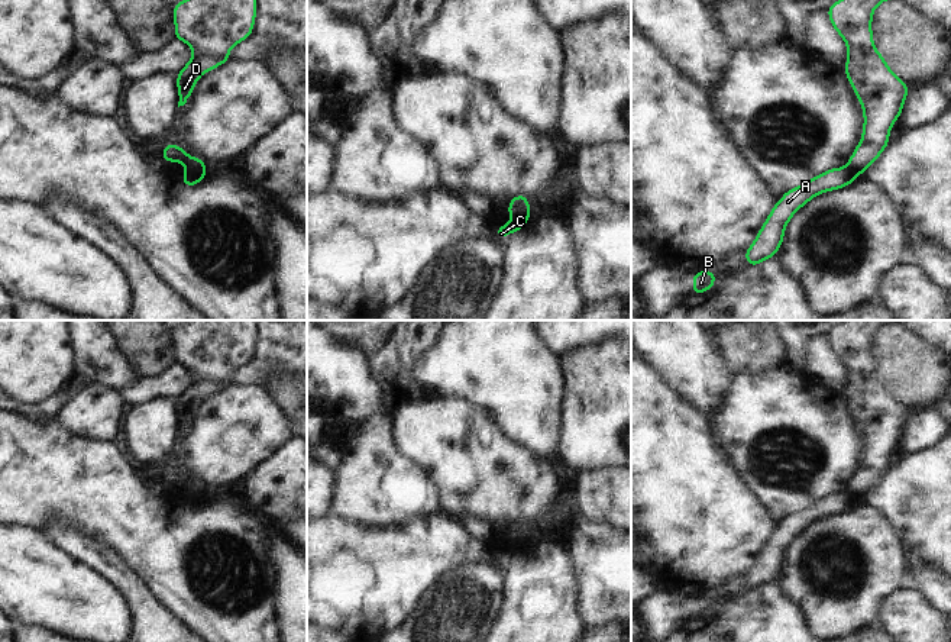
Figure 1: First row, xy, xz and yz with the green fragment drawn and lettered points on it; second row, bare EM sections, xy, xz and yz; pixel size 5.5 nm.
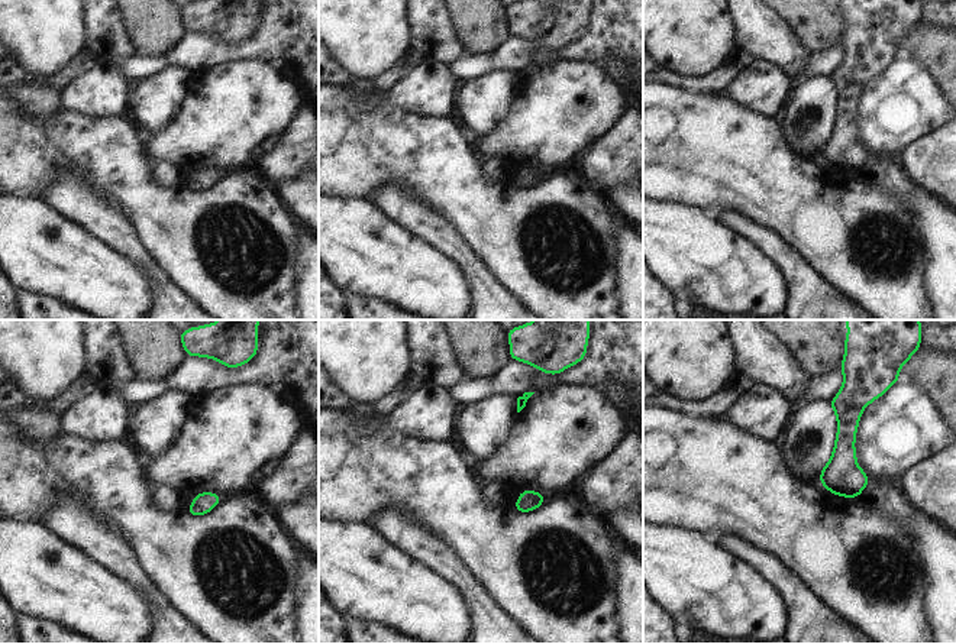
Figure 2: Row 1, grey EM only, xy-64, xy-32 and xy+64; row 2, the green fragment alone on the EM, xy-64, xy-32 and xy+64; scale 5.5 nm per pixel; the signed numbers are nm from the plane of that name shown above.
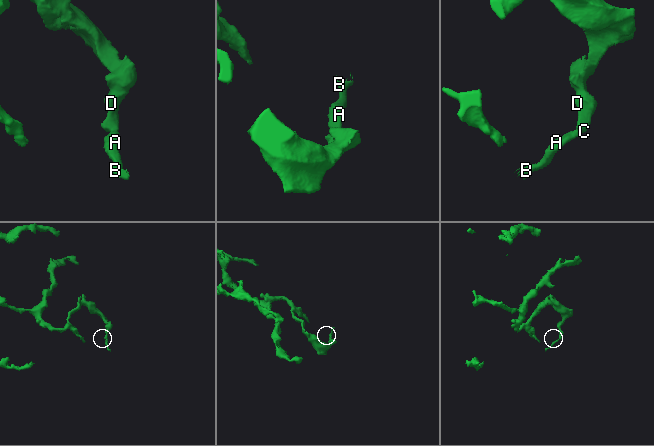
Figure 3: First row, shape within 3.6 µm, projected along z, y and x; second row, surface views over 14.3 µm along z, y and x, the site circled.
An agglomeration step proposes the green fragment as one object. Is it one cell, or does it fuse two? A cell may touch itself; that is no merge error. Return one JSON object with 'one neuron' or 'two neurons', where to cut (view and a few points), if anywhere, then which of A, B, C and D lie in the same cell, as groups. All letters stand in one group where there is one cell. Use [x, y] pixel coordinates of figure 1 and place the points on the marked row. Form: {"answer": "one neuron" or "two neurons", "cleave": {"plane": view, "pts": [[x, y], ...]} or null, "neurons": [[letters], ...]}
{"answer": "two neurons", "cleave": {"plane": "xy", "pts": [[187, 167], [204, 170]]}, "neurons": [["A", "B"], ["C", "D"]]}

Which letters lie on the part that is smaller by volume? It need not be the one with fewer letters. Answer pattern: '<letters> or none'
A, B

